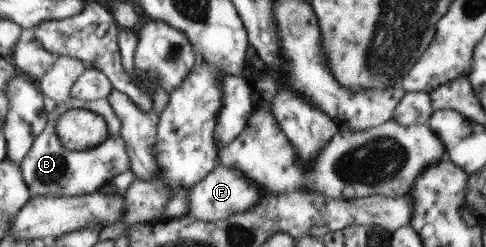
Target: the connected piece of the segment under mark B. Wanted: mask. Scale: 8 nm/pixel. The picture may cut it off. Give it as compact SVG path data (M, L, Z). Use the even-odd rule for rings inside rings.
M71 97L65 103L60 103L50 113L47 113L48 121L44 131L34 139L30 151L26 153L24 161L19 164L22 179L26 181L31 191L31 197L50 195L52 197L73 197L92 194L100 190L104 183L112 183L113 179L131 169L126 145L120 135L121 122L112 110L107 99L97 101L81 101ZM70 109L86 109L98 113L108 127L108 137L104 143L86 151L68 151L62 147L58 135L56 135L56 121L60 115Z

